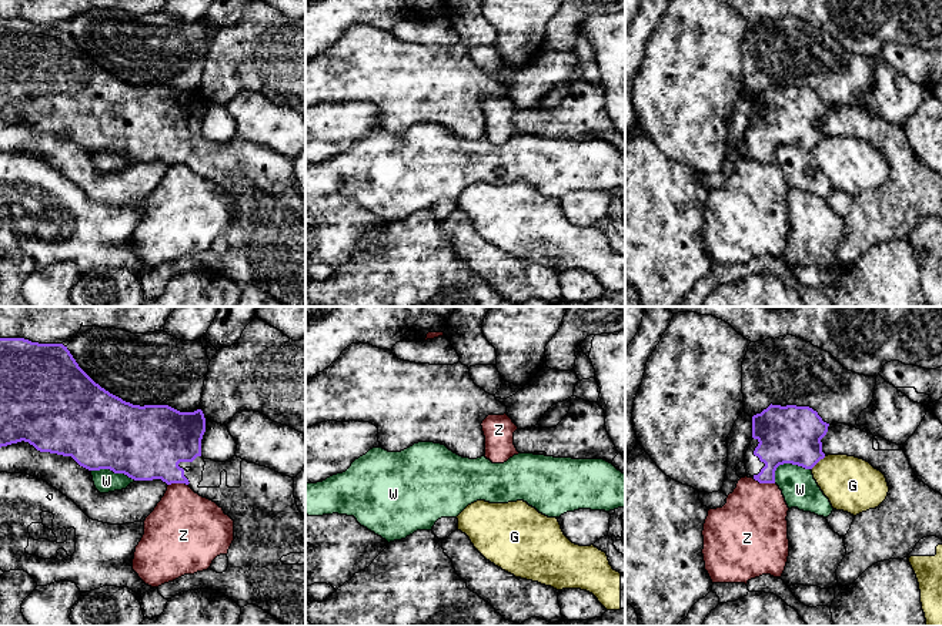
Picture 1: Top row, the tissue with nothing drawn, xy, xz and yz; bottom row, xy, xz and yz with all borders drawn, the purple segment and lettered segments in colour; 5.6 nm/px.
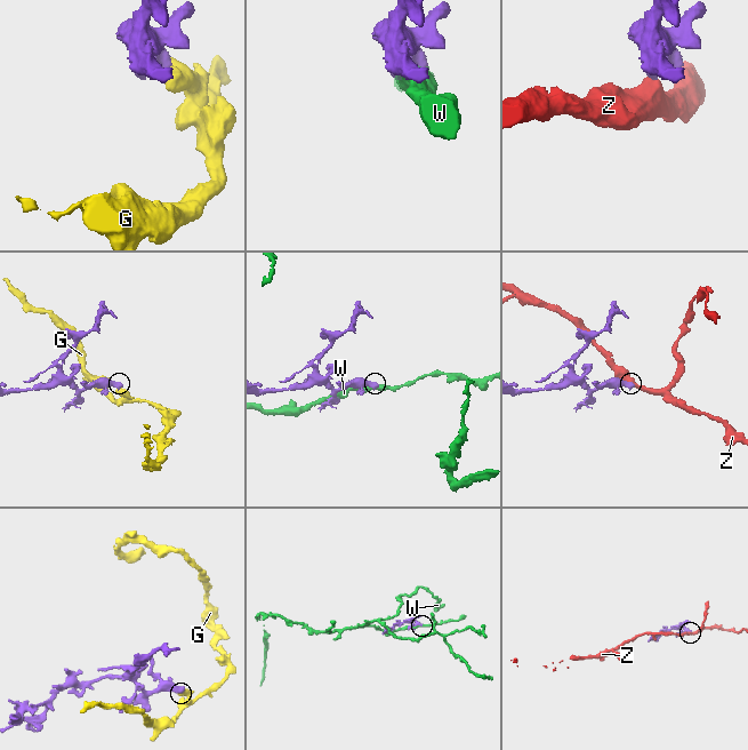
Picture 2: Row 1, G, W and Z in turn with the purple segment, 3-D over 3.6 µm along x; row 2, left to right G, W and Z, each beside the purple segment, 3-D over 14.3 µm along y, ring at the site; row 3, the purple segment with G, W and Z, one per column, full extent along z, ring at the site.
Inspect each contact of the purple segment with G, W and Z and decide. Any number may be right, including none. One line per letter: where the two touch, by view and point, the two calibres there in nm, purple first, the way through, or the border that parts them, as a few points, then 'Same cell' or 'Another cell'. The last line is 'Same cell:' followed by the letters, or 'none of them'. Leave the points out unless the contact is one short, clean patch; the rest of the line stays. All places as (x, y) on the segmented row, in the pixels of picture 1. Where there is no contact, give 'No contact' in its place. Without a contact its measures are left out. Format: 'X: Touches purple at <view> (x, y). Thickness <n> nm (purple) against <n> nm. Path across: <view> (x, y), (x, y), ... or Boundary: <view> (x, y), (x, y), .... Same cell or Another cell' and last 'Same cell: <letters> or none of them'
G: Touches purple at yz (818, 461). Thickness 320 nm (purple) against 300 nm. Boundary: yz (825, 457), (811, 469). Another cell
W: Touches purple at yz (785, 462). Thickness 320 nm (purple) against 200 nm. Another cell
Z: Touches purple at yz (764, 482). Thickness 240 nm (purple) against 380 nm. Boundary: yz (752, 478), (760, 482), (774, 484). Another cell
Same cell: none of them

